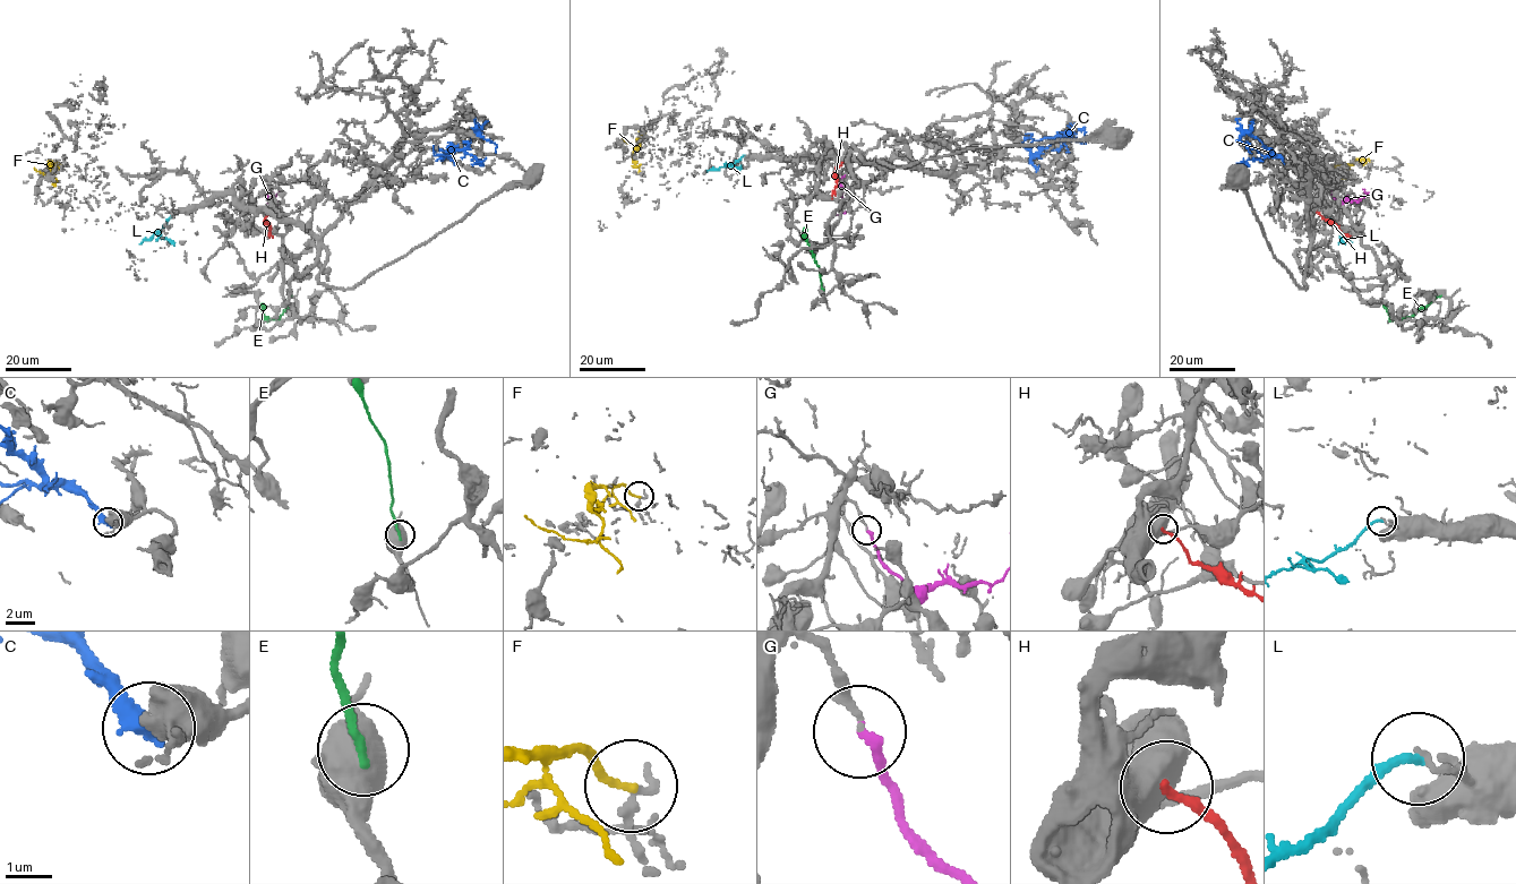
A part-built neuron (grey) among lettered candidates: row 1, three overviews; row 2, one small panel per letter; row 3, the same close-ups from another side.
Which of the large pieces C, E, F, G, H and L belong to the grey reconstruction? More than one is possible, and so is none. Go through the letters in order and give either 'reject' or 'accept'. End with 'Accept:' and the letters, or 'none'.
C: reject
E: reject
F: reject
G: accept
H: reject
L: reject
Accept: G

